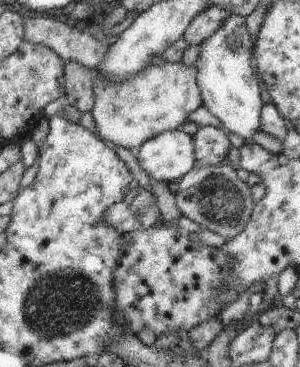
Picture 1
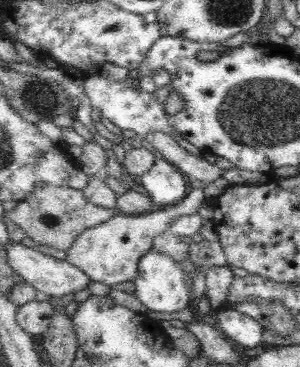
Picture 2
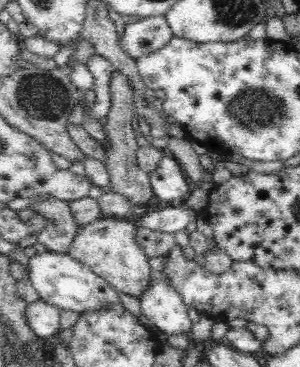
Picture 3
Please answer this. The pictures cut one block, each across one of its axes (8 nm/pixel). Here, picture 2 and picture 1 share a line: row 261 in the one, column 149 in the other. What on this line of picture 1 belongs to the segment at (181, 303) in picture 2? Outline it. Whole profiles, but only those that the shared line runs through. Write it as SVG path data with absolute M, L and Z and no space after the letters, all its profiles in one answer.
M171 130L147 140L135 150L135 158L151 180L169 184L195 168L193 136Z

